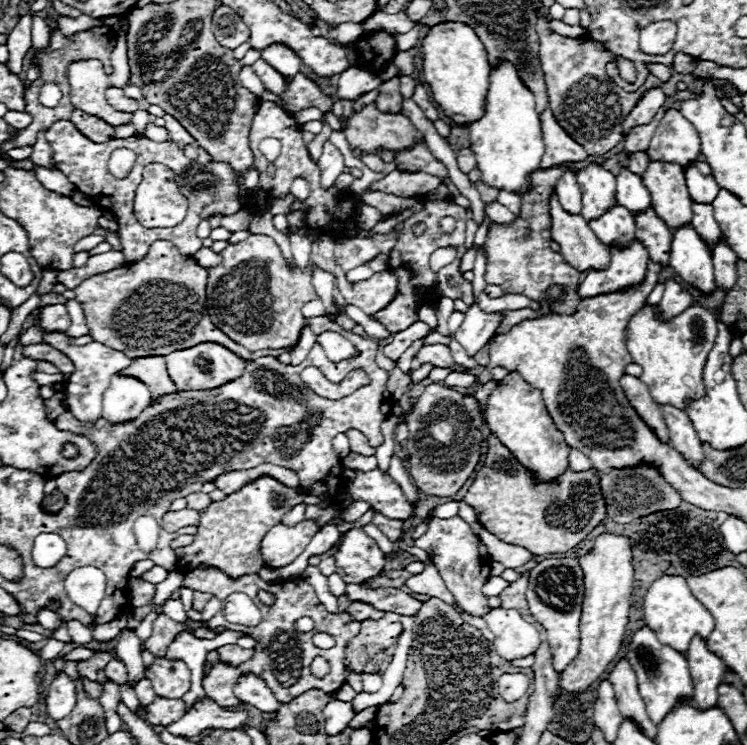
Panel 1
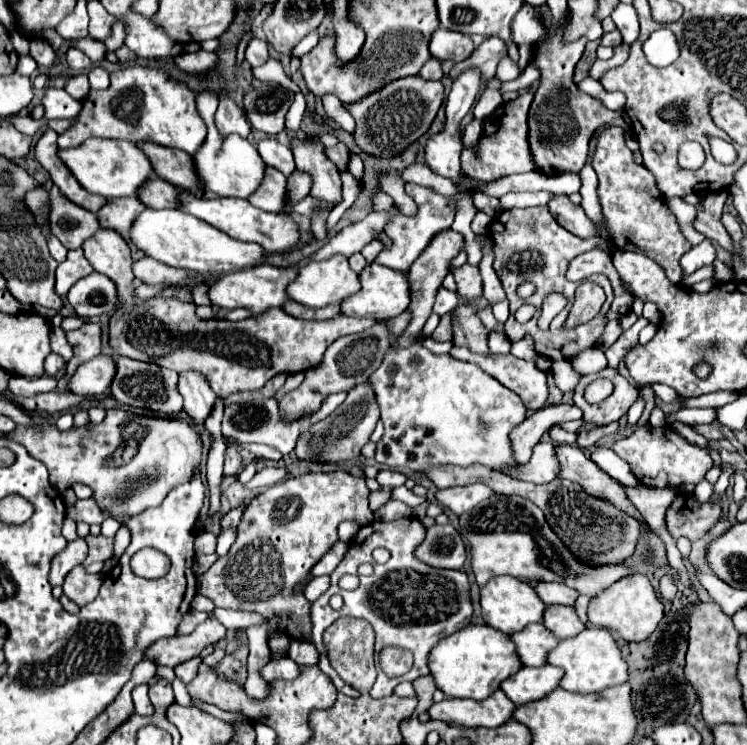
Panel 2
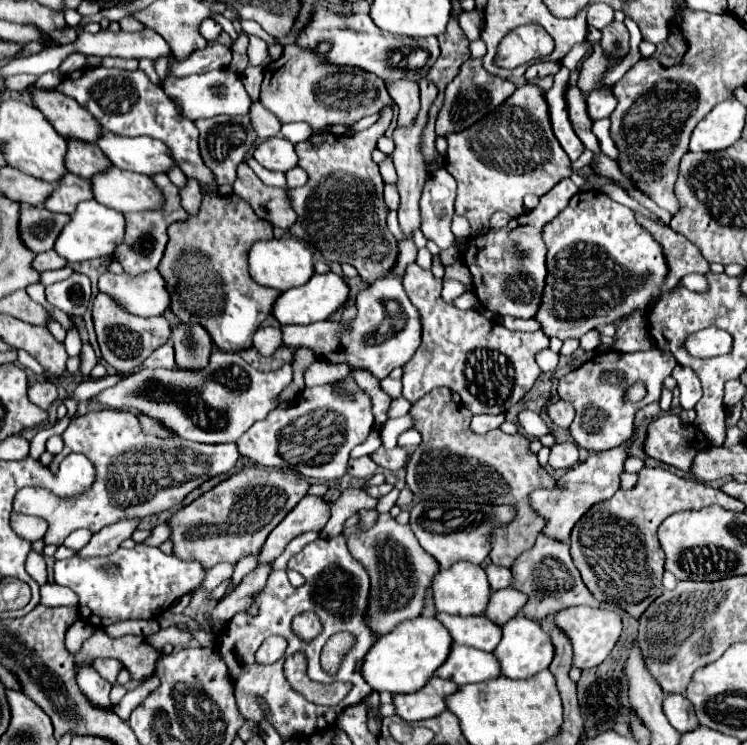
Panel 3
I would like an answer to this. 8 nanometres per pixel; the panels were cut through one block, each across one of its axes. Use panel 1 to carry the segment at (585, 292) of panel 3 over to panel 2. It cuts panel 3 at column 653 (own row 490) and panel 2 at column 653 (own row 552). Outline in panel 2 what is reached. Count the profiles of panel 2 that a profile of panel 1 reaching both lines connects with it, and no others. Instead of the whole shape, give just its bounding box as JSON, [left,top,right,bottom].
[592,126,692,284]

